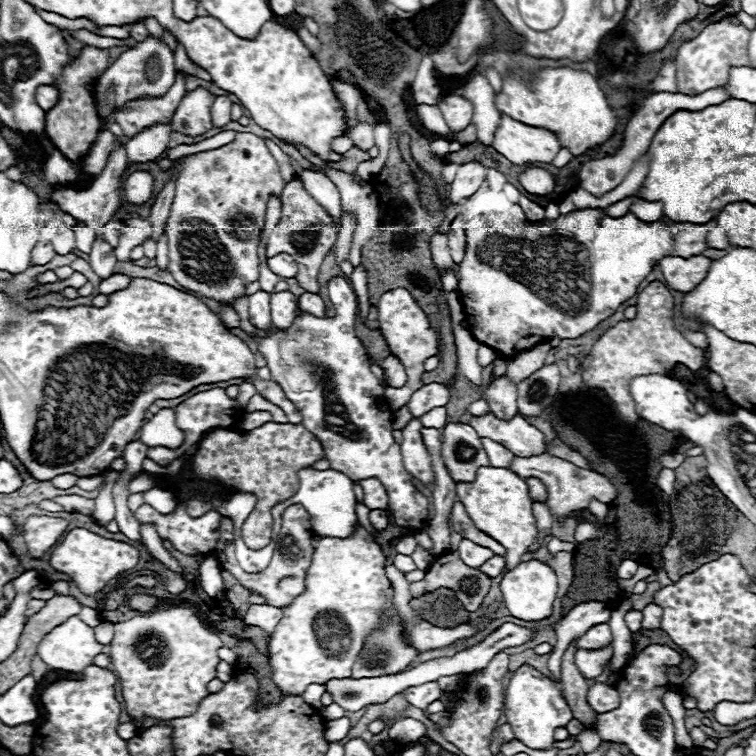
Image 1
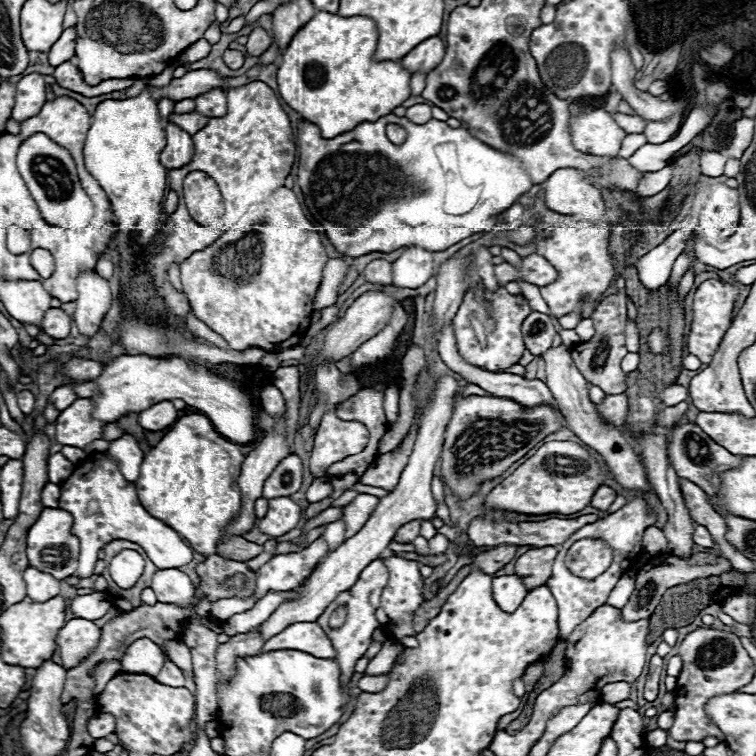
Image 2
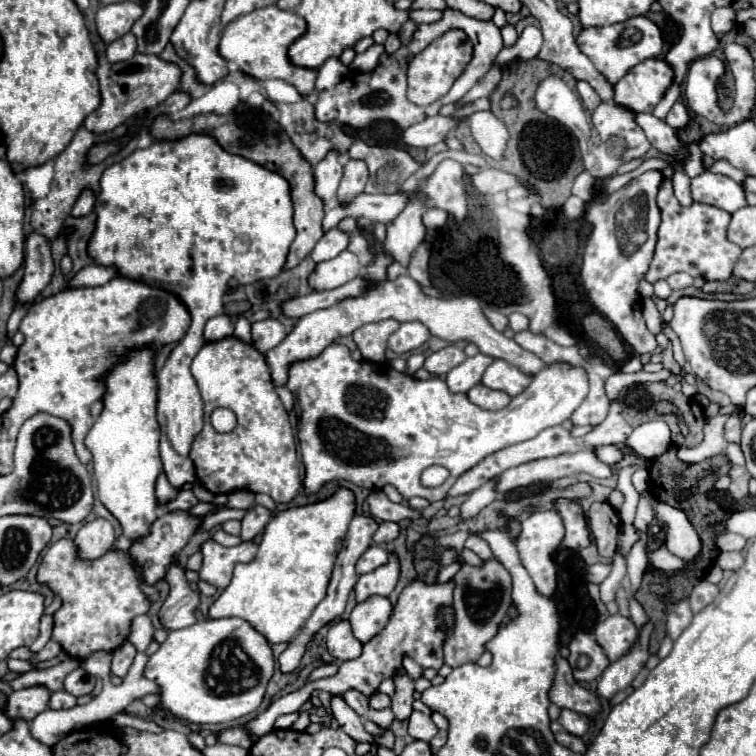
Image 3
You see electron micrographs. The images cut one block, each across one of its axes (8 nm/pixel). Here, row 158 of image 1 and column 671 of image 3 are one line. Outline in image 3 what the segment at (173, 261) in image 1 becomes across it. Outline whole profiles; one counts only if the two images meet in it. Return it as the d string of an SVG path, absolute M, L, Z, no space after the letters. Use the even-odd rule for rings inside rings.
M662 180L656 204L662 214L662 222L658 228L658 242L654 250L652 264L644 278L654 284L658 280L666 280L674 272L686 272L690 276L700 276L704 280L728 280L732 276L734 264L738 256L742 254L742 248L738 244L732 244L726 238L726 228L730 224L730 214L708 206L694 202L692 206L680 206L680 202L674 196L672 182Z

